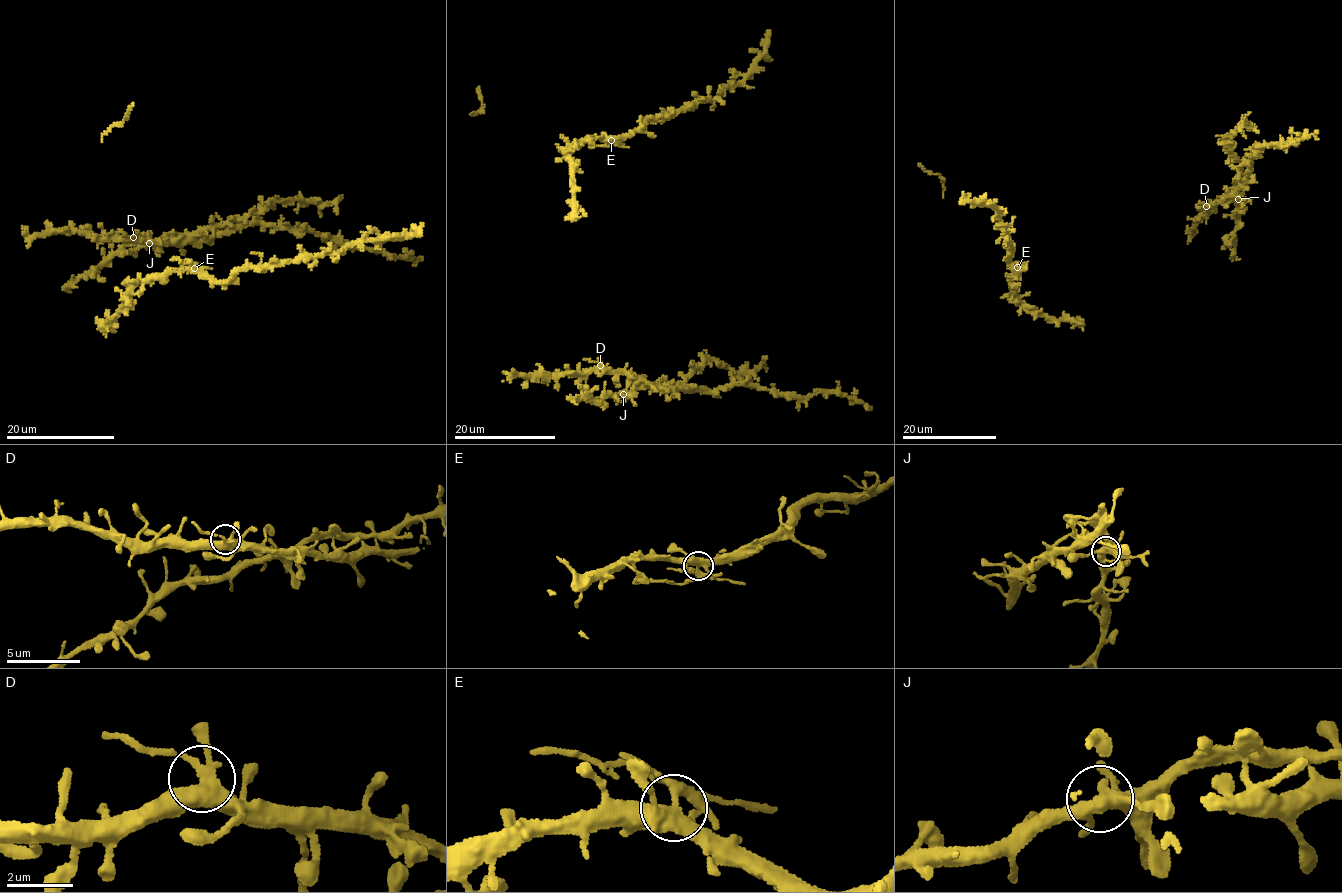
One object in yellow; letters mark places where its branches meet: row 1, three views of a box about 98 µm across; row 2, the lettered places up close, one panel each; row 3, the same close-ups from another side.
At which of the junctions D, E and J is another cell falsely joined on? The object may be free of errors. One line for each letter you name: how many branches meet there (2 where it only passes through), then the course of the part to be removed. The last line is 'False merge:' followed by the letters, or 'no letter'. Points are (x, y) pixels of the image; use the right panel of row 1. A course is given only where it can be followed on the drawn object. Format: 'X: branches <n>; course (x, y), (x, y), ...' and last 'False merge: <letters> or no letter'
E: branches 5
False merge: E

